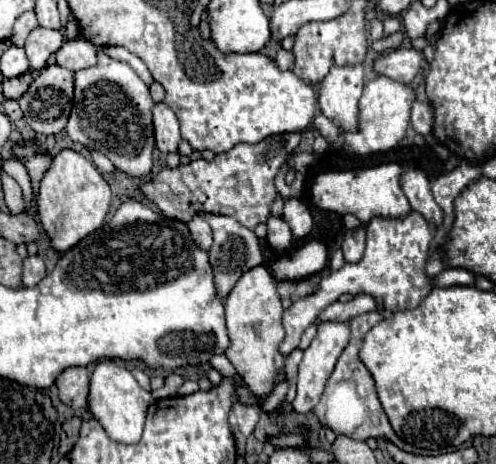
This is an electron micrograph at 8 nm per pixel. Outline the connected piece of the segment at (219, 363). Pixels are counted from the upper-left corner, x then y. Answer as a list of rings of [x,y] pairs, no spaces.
[[[217,355],[217,357],[213,357],[209,363],[211,363],[211,367],[213,367],[213,369],[217,369],[223,377],[229,377],[229,379],[237,377],[235,367],[231,365],[231,361],[229,361],[225,355]]]

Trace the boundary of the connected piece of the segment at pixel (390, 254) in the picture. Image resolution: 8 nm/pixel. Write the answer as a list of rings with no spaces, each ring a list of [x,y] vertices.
[[[411,211],[407,217],[397,217],[397,219],[383,219],[375,217],[367,225],[367,245],[363,259],[355,265],[345,263],[341,269],[331,273],[329,277],[323,277],[319,283],[317,293],[295,301],[289,309],[283,313],[283,327],[287,331],[279,351],[283,355],[289,355],[297,345],[303,335],[303,331],[317,319],[317,315],[333,301],[339,299],[339,295],[349,293],[349,295],[359,295],[359,293],[369,293],[373,295],[387,311],[401,311],[401,309],[415,309],[419,303],[431,293],[435,287],[451,287],[451,285],[473,285],[473,275],[467,269],[453,269],[447,267],[439,275],[429,277],[425,273],[425,265],[429,259],[431,251],[431,241],[433,241],[433,231],[419,215],[417,211]]]

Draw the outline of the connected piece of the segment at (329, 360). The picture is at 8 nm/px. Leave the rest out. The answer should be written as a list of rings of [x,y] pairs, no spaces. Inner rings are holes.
[[[321,323],[317,329],[317,337],[311,341],[311,345],[303,353],[303,361],[299,363],[299,377],[297,377],[297,397],[293,399],[293,411],[297,413],[309,413],[319,403],[321,393],[325,389],[325,383],[331,375],[331,369],[335,367],[335,361],[339,353],[343,351],[343,345],[349,341],[349,329],[347,323]]]

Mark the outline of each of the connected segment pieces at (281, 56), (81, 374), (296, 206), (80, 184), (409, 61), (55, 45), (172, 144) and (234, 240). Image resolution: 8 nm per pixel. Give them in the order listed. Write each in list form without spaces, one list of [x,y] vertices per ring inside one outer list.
[[[283,48],[278,51],[277,57],[275,57],[275,65],[277,65],[281,71],[285,71],[285,69],[293,69],[294,61],[293,53]]]
[[[69,367],[65,369],[57,381],[59,389],[59,399],[73,407],[73,409],[83,409],[87,407],[87,393],[89,393],[89,371],[87,367]]]
[[[289,199],[289,201],[285,201],[283,219],[291,227],[295,239],[303,239],[303,237],[307,237],[311,233],[313,219],[311,219],[311,215],[307,211],[307,205],[301,199]]]
[[[63,149],[55,155],[51,169],[41,181],[41,189],[37,195],[37,211],[39,221],[49,235],[53,247],[59,253],[65,253],[73,245],[77,245],[87,233],[93,233],[103,225],[105,215],[111,205],[111,189],[103,175],[95,169],[95,165],[85,159],[81,153],[73,149]]]
[[[395,49],[375,61],[375,71],[379,75],[387,75],[395,81],[411,83],[413,77],[421,71],[423,55],[417,49]]]
[[[35,27],[27,41],[25,41],[25,53],[29,57],[31,69],[39,71],[47,65],[47,59],[63,45],[63,35],[55,29],[45,29],[45,27]]]
[[[155,103],[153,125],[155,125],[157,149],[165,155],[167,153],[177,153],[177,147],[179,147],[179,141],[181,141],[179,119],[165,103]]]
[[[199,213],[205,221],[209,221],[213,233],[215,233],[215,243],[209,249],[209,261],[215,273],[215,283],[217,283],[217,291],[219,297],[227,297],[229,291],[233,289],[233,285],[237,283],[237,279],[249,269],[249,255],[261,255],[261,247],[259,247],[259,239],[257,235],[243,227],[239,221],[235,221],[233,217],[227,215],[215,215],[215,213]]]

